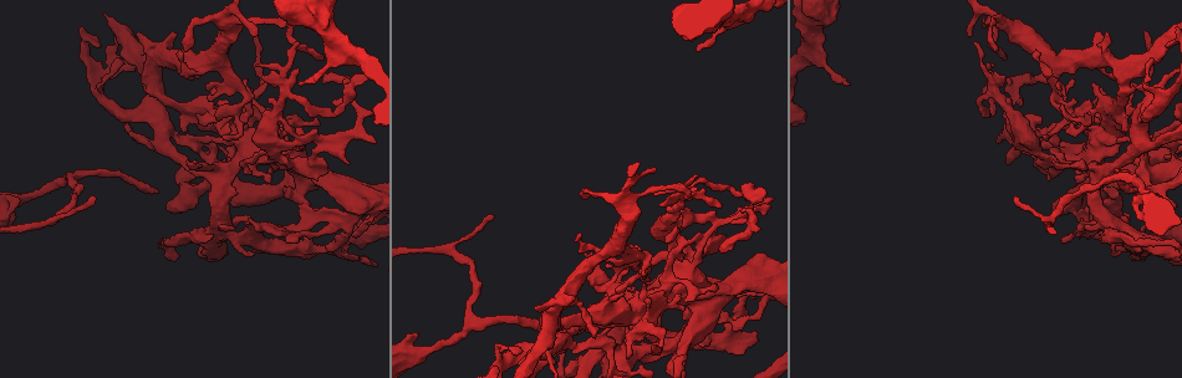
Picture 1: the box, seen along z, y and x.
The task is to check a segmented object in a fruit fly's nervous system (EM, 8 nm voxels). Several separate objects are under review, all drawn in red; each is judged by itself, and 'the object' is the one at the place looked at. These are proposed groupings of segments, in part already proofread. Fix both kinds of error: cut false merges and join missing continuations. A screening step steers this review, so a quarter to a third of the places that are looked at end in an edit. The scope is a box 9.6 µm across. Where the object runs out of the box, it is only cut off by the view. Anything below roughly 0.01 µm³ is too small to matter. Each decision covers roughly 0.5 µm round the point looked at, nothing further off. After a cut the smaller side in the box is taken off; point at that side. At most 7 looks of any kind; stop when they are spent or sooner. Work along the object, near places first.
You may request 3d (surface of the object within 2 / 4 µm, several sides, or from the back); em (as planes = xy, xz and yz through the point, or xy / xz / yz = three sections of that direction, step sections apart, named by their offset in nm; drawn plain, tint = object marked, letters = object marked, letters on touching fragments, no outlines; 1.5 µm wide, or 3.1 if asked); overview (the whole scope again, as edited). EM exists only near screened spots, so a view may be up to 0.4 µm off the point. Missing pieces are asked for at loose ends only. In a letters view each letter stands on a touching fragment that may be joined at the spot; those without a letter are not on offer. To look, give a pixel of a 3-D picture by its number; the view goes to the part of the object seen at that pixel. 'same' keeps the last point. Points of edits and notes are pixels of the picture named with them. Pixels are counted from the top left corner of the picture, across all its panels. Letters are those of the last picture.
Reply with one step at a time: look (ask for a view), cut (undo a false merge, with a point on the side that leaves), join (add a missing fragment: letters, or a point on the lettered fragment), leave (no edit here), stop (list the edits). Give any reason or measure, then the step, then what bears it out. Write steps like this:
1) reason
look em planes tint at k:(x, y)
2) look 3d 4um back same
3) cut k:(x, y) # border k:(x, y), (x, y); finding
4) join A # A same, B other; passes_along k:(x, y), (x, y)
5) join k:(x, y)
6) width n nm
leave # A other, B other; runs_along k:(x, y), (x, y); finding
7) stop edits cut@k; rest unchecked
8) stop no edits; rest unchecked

free end
look em planes letters at 1:(297, 83)

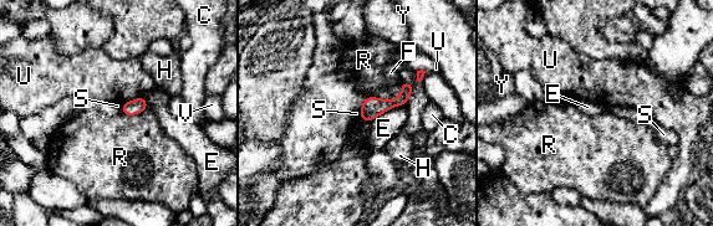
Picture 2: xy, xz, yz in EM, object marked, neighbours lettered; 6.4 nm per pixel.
width 100 nm
leave # C other, E other, F other, H other, R other, S other, U other, V other, Y other; runs_along 2:(410, 87), (397, 102), (362, 114); none of them fits

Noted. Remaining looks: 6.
thick end
look em planes letters at 1:(183, 130)

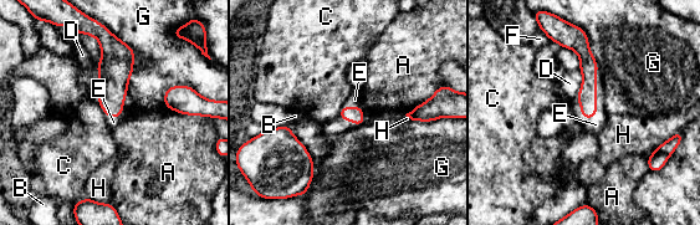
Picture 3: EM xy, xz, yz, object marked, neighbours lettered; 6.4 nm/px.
join 3:(596, 124) # A other, B other, C other, D other, E same, F other, G other, H other; the neuron continues

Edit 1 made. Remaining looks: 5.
an open end
look 3d 4um at 1:(1016, 199)

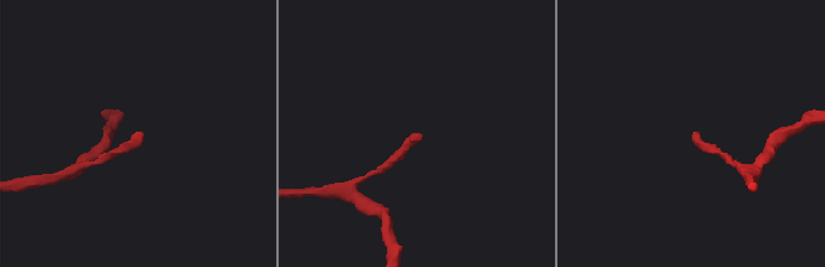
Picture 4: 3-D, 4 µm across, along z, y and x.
now the EM
look em planes letters at 4:(694, 133)

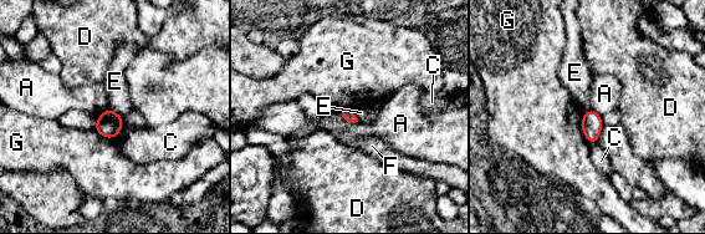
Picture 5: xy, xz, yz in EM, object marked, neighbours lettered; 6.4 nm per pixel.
width 70 nm
leave # A other, C other, D other, E other, F other, G other; border 5:(108, 108), (123, 116); no lettered fragment goes on from it

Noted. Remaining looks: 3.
stop edits join@3; rest unchecked

